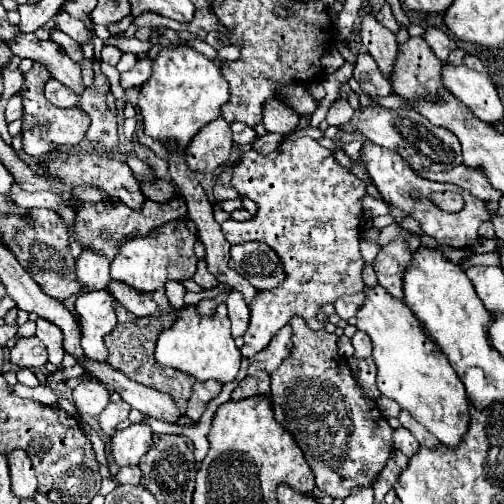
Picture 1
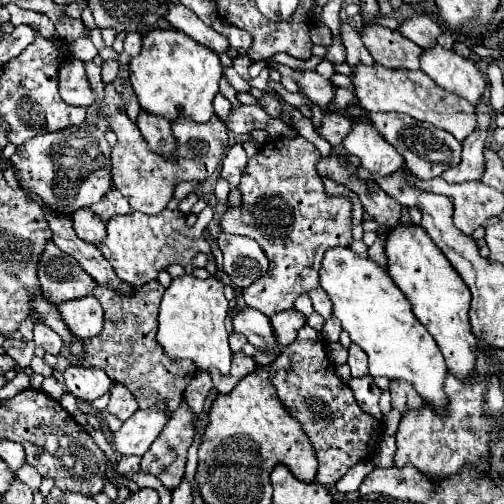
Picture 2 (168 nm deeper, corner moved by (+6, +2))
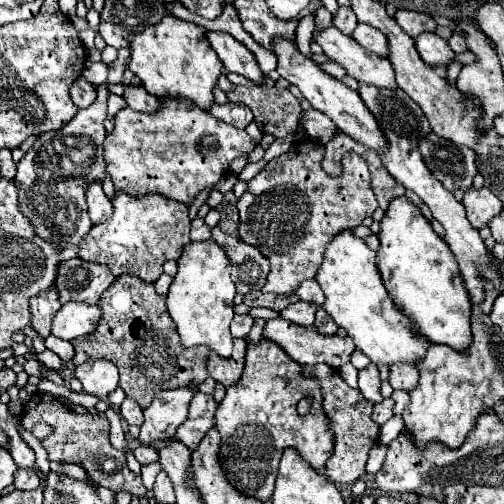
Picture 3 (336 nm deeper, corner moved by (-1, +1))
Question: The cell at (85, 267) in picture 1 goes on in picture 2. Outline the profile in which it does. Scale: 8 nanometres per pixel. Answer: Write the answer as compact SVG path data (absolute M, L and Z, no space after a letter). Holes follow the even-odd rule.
M80 208L74 216L72 216L72 222L74 222L74 230L76 234L90 242L90 244L100 244L104 240L104 234L106 234L106 224L100 222L100 218L96 218L96 214L92 214L92 210L88 208Z

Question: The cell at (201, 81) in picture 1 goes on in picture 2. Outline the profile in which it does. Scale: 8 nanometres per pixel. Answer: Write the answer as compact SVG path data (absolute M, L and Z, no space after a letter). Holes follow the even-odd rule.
M150 30L142 36L142 52L128 62L130 82L138 96L140 106L154 114L174 120L188 116L196 122L208 122L214 116L212 100L218 94L218 82L222 78L222 64L216 52L196 44L180 30Z

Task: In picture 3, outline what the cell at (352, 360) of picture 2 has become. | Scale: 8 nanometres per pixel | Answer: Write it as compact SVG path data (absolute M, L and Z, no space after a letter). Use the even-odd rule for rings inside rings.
M369 363L365 369L359 371L359 391L373 403L379 403L381 397L381 379L379 369L375 363Z

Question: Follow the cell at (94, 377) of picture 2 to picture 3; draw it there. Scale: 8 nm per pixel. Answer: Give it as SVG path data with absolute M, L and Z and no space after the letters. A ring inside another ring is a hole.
M87 361L75 367L75 377L81 381L83 391L99 399L105 399L117 389L119 371L111 361Z

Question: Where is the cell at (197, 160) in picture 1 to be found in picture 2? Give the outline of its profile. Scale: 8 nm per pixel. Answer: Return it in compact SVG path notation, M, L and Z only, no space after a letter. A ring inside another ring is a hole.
M118 110L116 114L110 116L110 128L118 136L116 146L110 150L112 184L130 202L132 210L138 210L144 214L160 214L170 202L170 196L174 194L174 186L178 182L210 178L214 170L220 166L228 146L228 130L218 116L212 116L204 124L192 122L190 118L176 118L176 122L170 122L170 128L176 140L176 158L164 158L154 154L148 148L148 142L144 140L144 136L140 134L138 126L126 116L124 110Z

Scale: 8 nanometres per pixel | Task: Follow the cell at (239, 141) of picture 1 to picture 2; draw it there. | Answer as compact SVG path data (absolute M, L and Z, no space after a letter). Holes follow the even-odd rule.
M218 94L218 96L214 98L214 112L216 112L216 116L218 116L218 118L228 118L230 110L232 110L230 100L224 98L222 94Z

